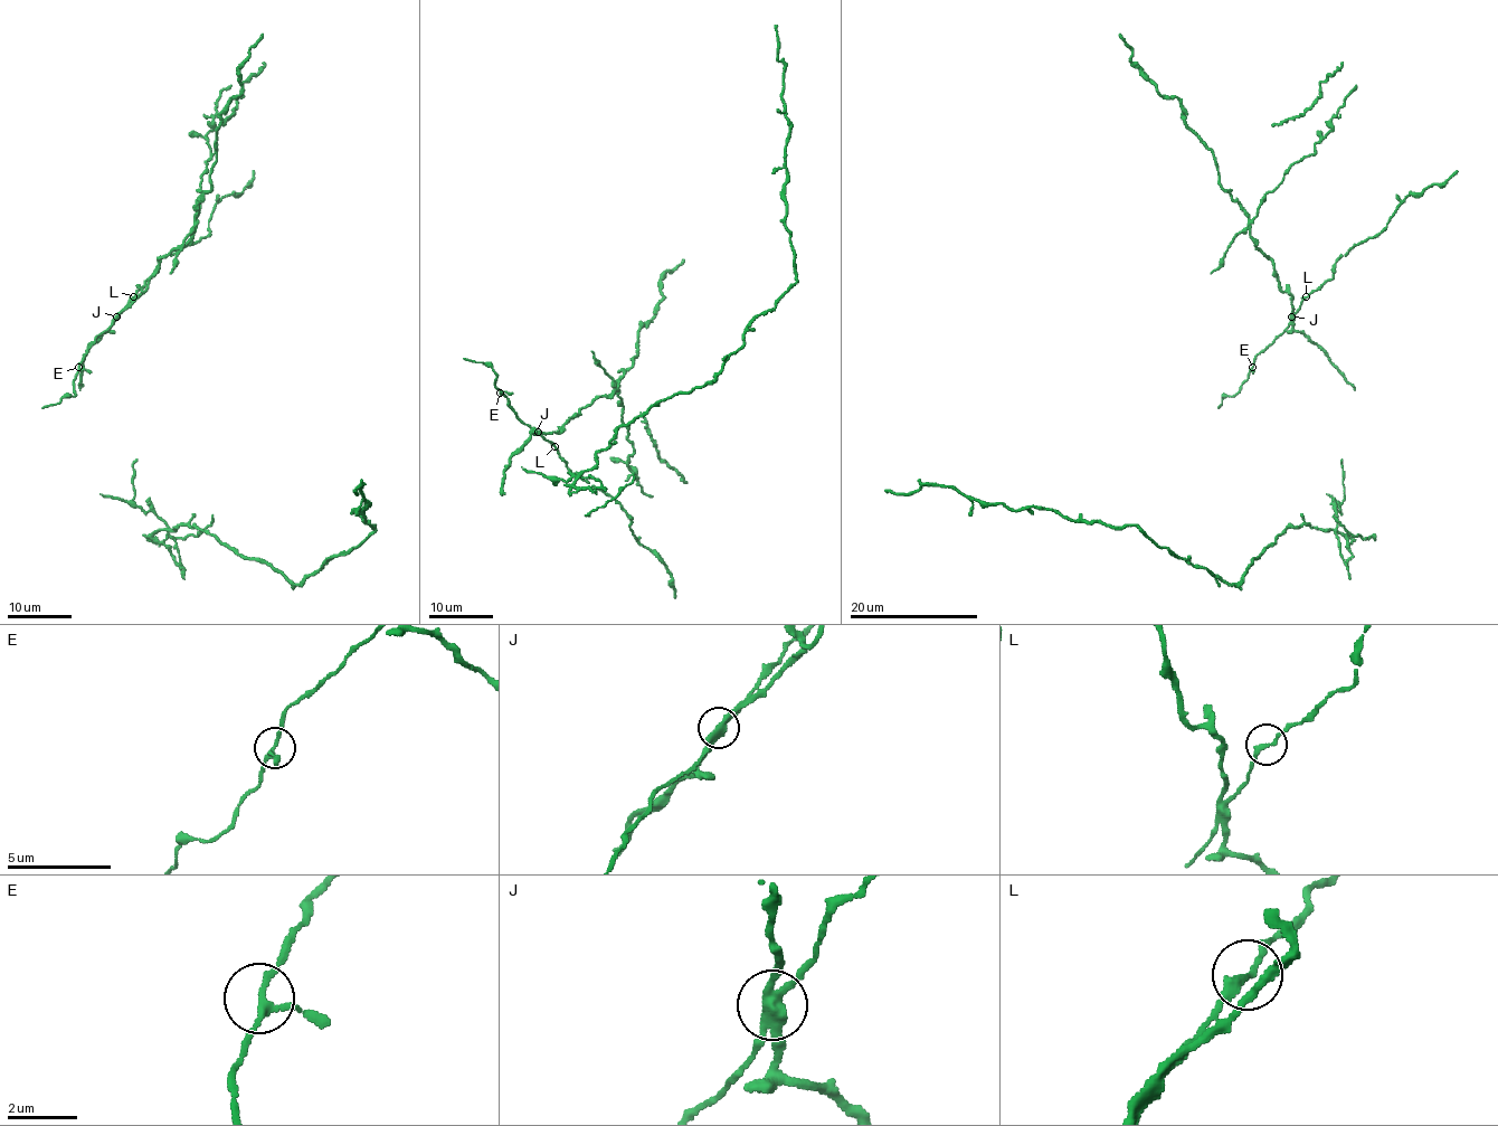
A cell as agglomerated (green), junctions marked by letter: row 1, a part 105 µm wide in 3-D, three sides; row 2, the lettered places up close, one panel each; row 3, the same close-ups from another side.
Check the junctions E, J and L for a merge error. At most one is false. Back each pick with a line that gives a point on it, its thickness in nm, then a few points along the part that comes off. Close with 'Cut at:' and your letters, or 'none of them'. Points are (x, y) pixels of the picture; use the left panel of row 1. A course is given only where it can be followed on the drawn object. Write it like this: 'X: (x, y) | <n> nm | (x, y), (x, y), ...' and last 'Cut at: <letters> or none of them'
J: (116, 317) | 300 nm
Cut at: J

